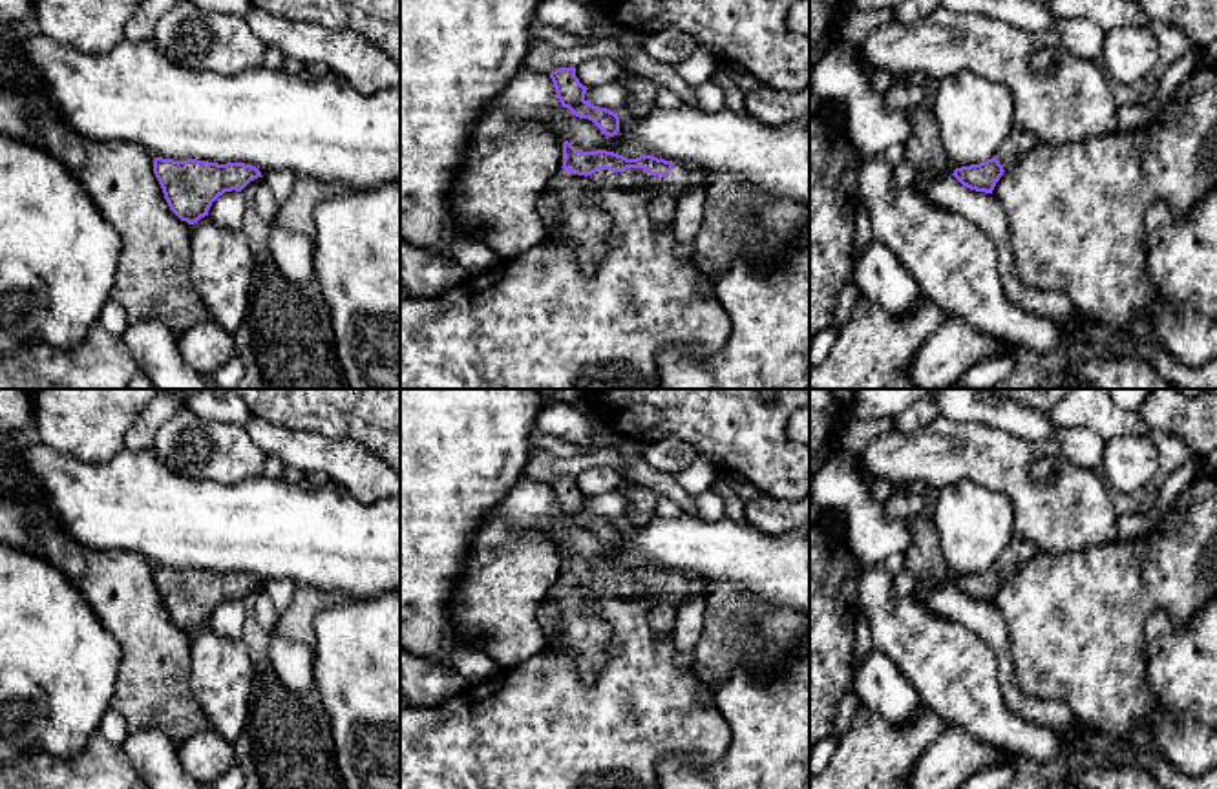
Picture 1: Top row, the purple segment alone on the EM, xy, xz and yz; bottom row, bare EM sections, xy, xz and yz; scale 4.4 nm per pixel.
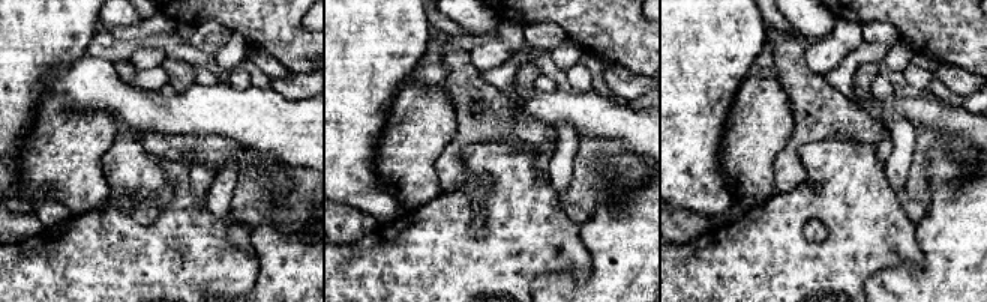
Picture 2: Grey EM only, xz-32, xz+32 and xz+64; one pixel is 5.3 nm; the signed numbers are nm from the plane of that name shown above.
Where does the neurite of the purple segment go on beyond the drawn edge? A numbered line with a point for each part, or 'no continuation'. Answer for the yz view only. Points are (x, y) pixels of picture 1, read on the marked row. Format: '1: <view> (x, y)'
1: yz (1018, 143)

